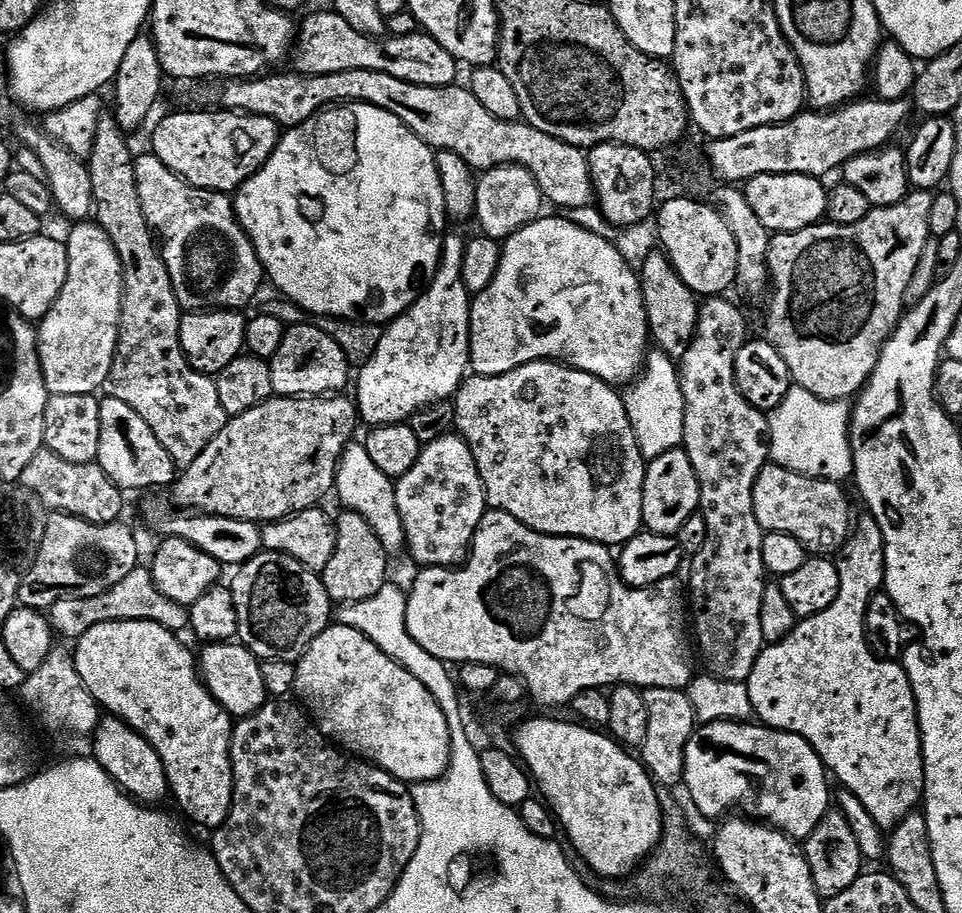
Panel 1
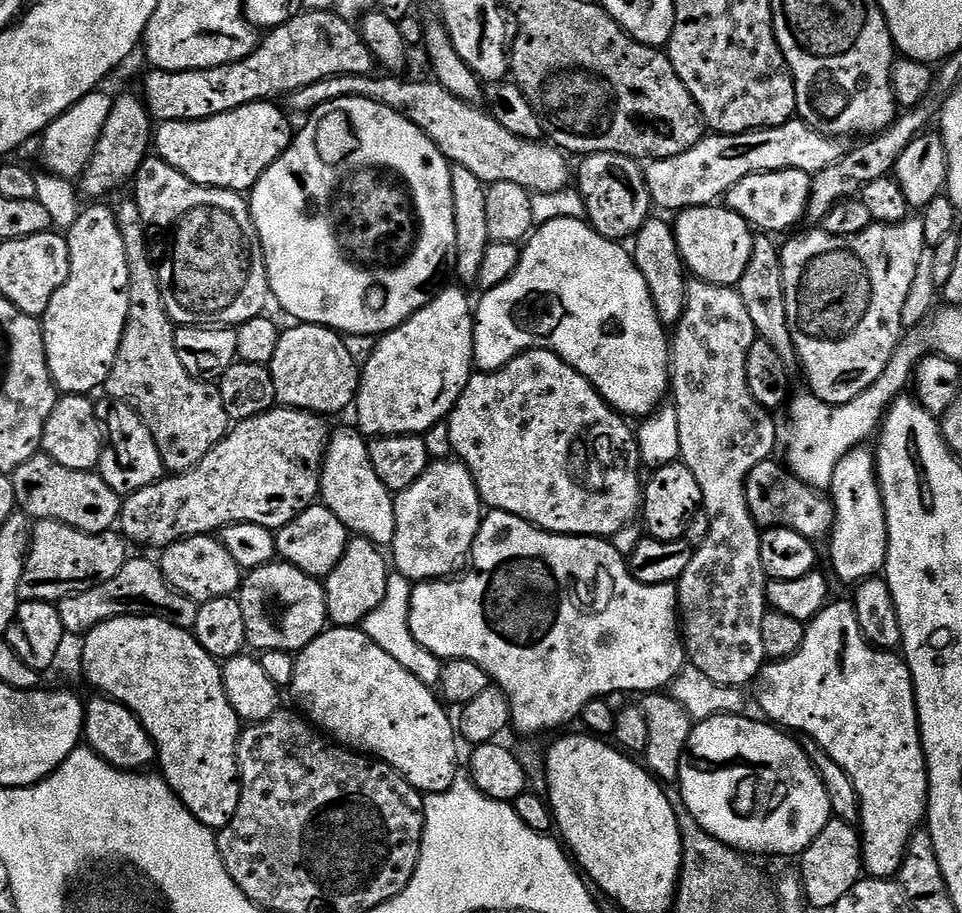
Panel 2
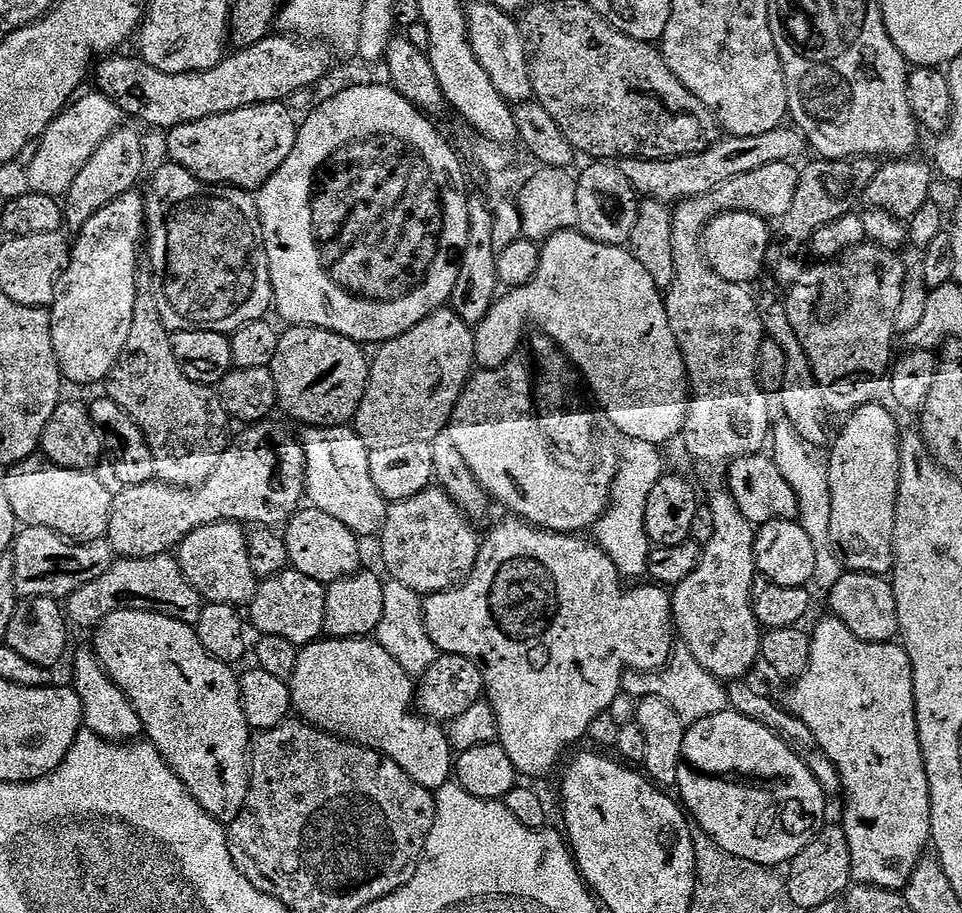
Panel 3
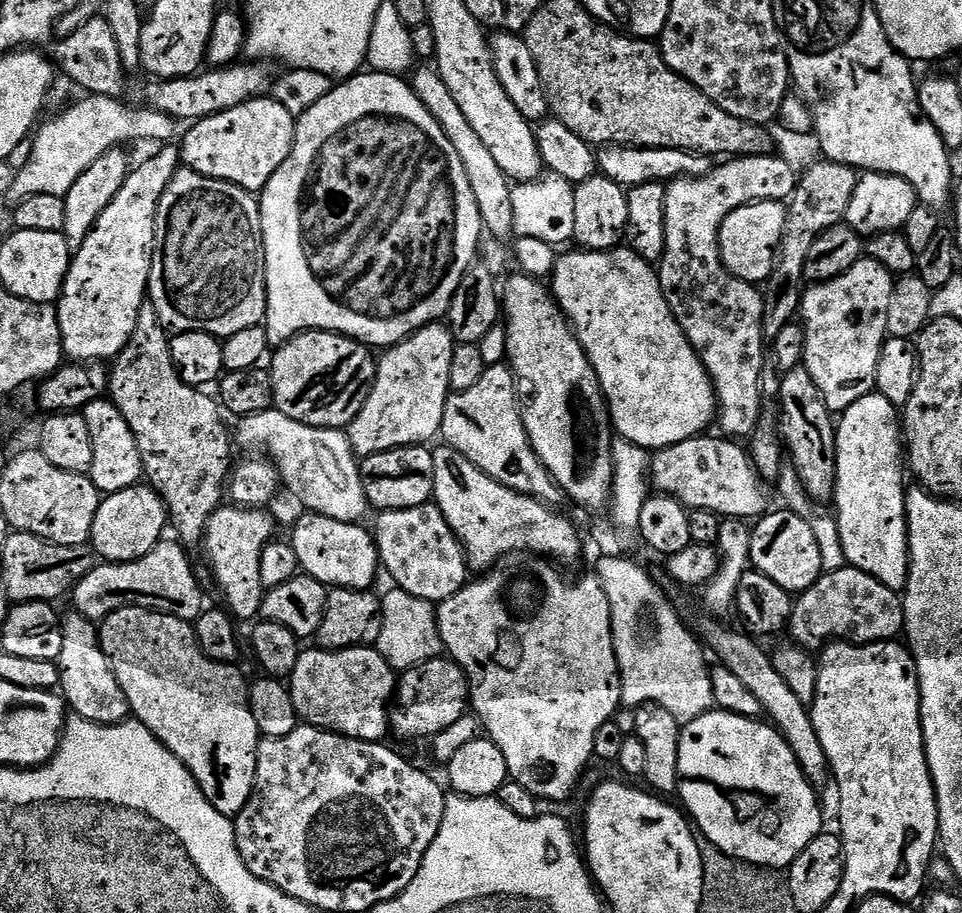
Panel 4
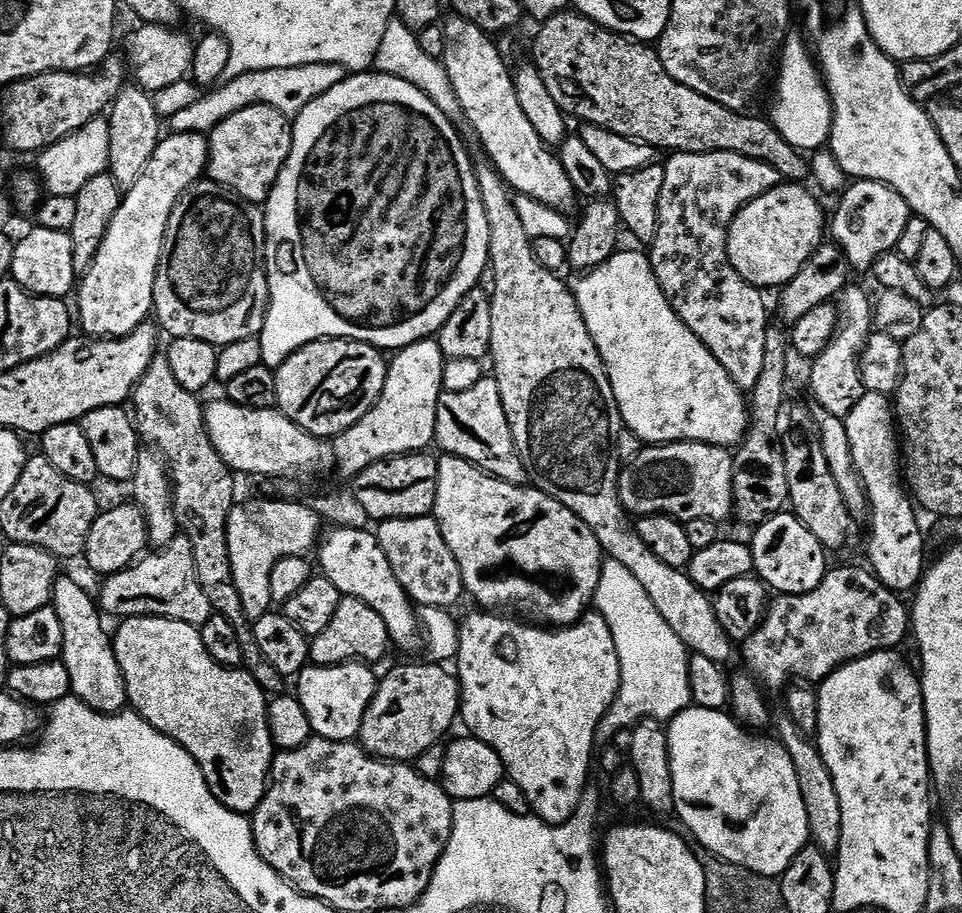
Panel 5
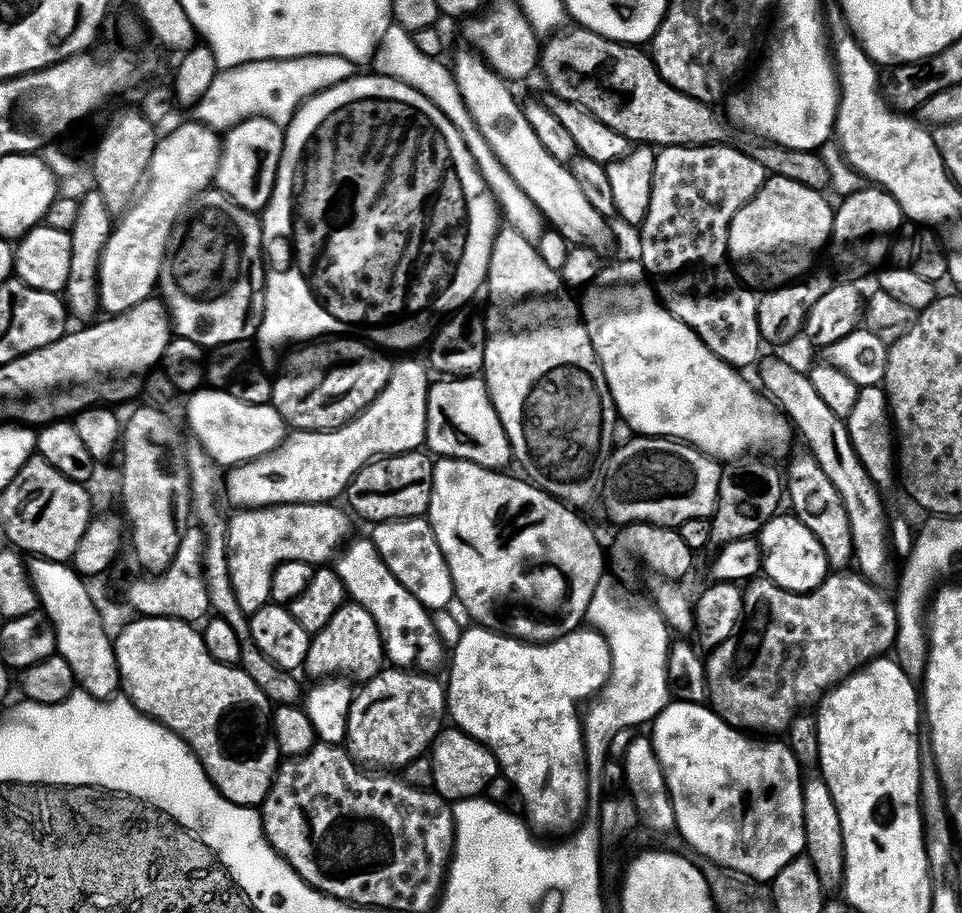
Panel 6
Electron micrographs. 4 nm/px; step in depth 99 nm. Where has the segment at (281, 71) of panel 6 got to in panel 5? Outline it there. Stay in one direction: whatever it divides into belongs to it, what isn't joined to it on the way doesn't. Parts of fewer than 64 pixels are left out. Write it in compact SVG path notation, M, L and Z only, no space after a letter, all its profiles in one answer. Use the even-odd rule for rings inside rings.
M307 64L286 70L254 70L250 74L242 74L242 78L217 83L211 90L205 91L198 102L168 118L166 124L172 132L211 134L217 126L226 122L226 118L230 118L230 114L238 114L238 110L246 110L259 104L270 106L289 118L295 118L303 108L310 106L310 102L314 102L314 98L338 86L345 75L345 68L333 64Z

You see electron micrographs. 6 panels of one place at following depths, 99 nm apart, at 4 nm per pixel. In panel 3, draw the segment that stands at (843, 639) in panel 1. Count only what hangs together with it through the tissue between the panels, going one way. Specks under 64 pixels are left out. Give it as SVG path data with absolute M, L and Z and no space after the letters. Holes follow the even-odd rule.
M877 402L863 404L855 412L847 417L844 429L840 433L835 433L831 441L830 449L832 453L826 456L828 465L828 481L830 482L830 502L832 503L832 513L830 514L830 542L832 543L832 552L838 557L840 563L850 572L865 572L871 576L887 577L891 573L896 563L896 539L894 538L894 526L896 525L896 495L900 489L900 437L902 428L896 425L896 420L892 417L893 409L891 407L883 408ZM827 618L816 629L811 629L812 649L806 670L791 685L788 692L787 711L793 712L810 730L814 730L814 738L818 738L818 746L830 754L830 762L840 772L842 797L844 796L844 820L842 827L850 842L850 858L852 859L852 879L857 885L873 888L891 888L902 890L910 882L910 874L920 865L925 855L924 847L929 847L932 839L932 795L928 789L928 771L924 765L924 752L920 749L920 728L916 724L916 691L912 681L912 660L908 652L899 643L871 644L860 640L843 622L835 618Z

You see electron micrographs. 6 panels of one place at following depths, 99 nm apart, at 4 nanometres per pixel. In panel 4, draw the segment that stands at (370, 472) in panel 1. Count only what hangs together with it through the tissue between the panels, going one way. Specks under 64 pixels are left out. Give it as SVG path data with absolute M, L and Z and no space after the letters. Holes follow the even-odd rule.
M275 410L245 416L237 424L240 425L234 428L235 443L249 448L252 451L249 453L266 454L275 463L283 487L296 495L304 510L351 524L363 521L363 516L370 512L358 457L348 441L347 431L306 426Z

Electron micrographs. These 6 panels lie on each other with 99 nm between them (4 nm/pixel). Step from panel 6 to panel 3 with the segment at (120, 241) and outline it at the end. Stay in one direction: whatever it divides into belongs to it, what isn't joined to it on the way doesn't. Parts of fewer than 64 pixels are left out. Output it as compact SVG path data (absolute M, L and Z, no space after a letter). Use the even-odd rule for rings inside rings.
M133 190L122 194L118 198L114 198L114 202L110 202L102 210L98 210L94 214L94 218L90 218L90 222L86 222L86 226L79 229L80 236L70 248L70 259L68 267L64 269L64 273L60 275L60 281L56 287L56 297L50 305L52 313L52 337L54 338L54 354L58 358L58 366L60 367L60 375L65 381L68 380L72 384L96 384L107 381L108 376L112 373L112 367L118 362L118 358L122 354L122 350L126 346L126 338L130 338L130 326L134 322L134 298L136 297L136 274L138 265L136 259L142 256L142 241L146 236L146 217L144 215L144 196L139 191Z

